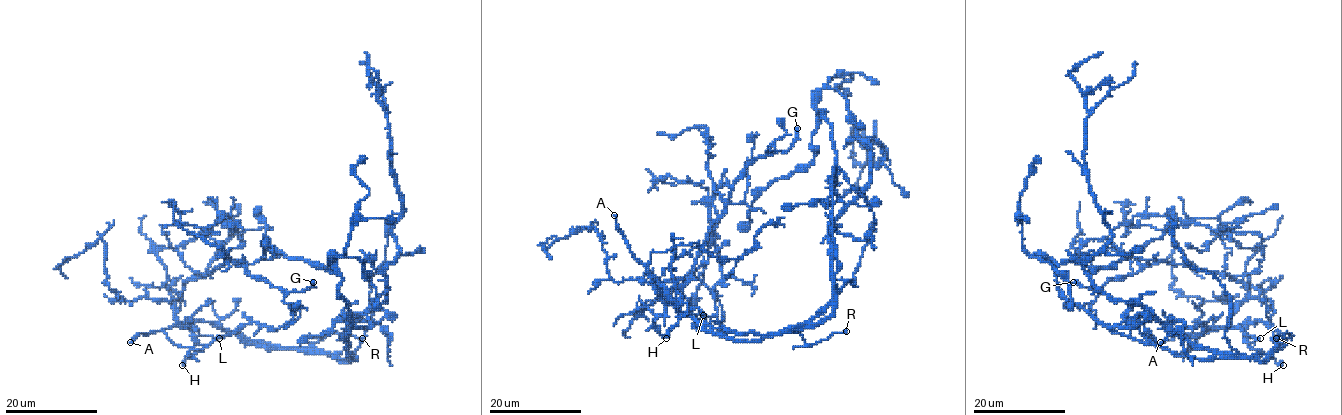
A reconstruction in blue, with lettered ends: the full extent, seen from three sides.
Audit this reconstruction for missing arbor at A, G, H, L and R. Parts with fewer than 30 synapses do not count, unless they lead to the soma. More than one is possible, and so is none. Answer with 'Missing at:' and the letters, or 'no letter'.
Missing at: A

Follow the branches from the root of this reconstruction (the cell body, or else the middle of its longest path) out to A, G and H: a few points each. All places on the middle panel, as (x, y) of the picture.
A: (799, 327), (786, 327), (776, 334), (736, 333), (714, 328), (684, 316), (669, 293), (634, 256), (614, 215)
G: (799, 327), (728, 332), (659, 295), (688, 280), (734, 181), (797, 128)
H: (799, 327), (786, 327), (776, 334), (728, 332), (684, 316), (675, 301), (684, 302), (687, 311), (666, 338)

